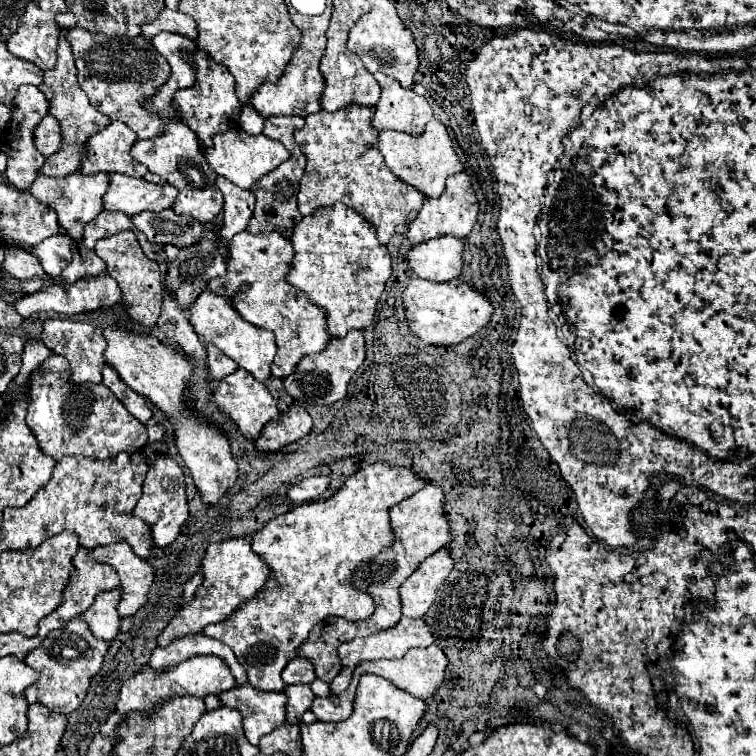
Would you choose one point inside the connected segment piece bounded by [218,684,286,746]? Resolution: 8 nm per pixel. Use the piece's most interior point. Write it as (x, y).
(261, 712)

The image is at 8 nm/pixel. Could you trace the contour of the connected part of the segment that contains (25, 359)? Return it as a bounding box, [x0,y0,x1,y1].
[12,340,52,384]

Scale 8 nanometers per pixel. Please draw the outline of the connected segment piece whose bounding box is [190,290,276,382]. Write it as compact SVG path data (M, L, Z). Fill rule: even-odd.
M204 290L196 298L196 302L190 306L190 324L194 326L194 332L206 346L214 344L216 348L220 348L240 368L246 368L248 372L252 372L256 380L266 382L272 378L270 366L276 356L276 344L274 344L272 332L256 328L254 324L248 324L240 314L236 314L228 296L216 296L216 294Z

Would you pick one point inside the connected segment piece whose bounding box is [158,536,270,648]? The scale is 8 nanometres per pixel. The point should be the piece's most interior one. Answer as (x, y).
(232, 572)

